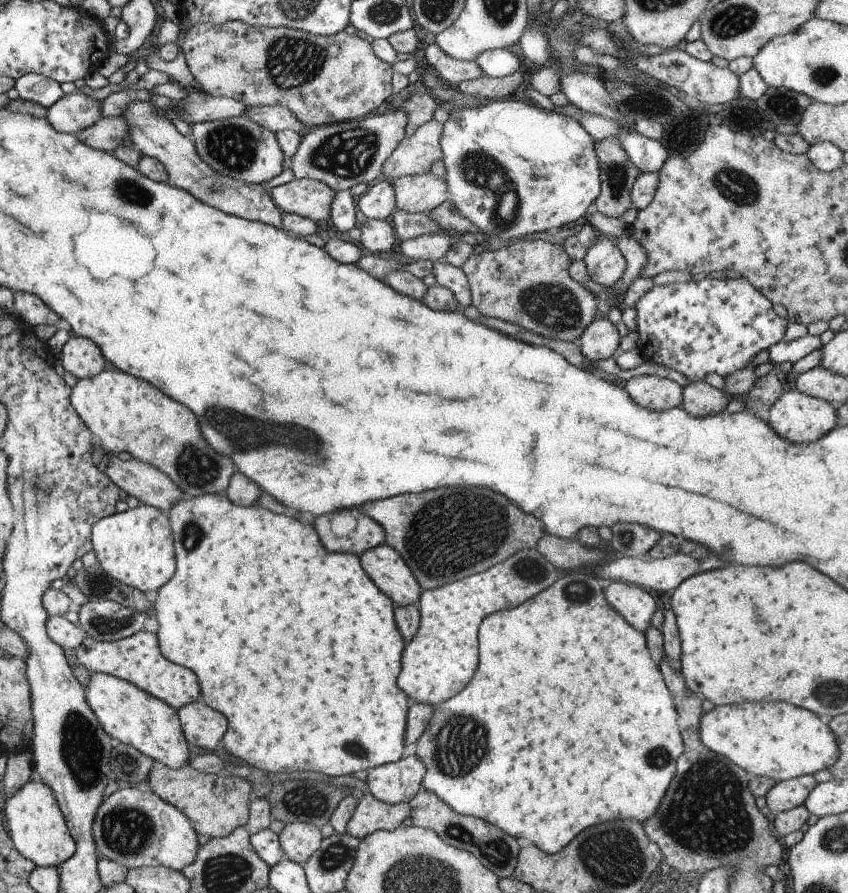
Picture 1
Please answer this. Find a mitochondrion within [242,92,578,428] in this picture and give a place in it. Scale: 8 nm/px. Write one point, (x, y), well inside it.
(477, 169)

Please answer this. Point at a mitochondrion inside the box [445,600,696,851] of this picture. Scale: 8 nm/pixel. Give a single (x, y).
(658, 758)

